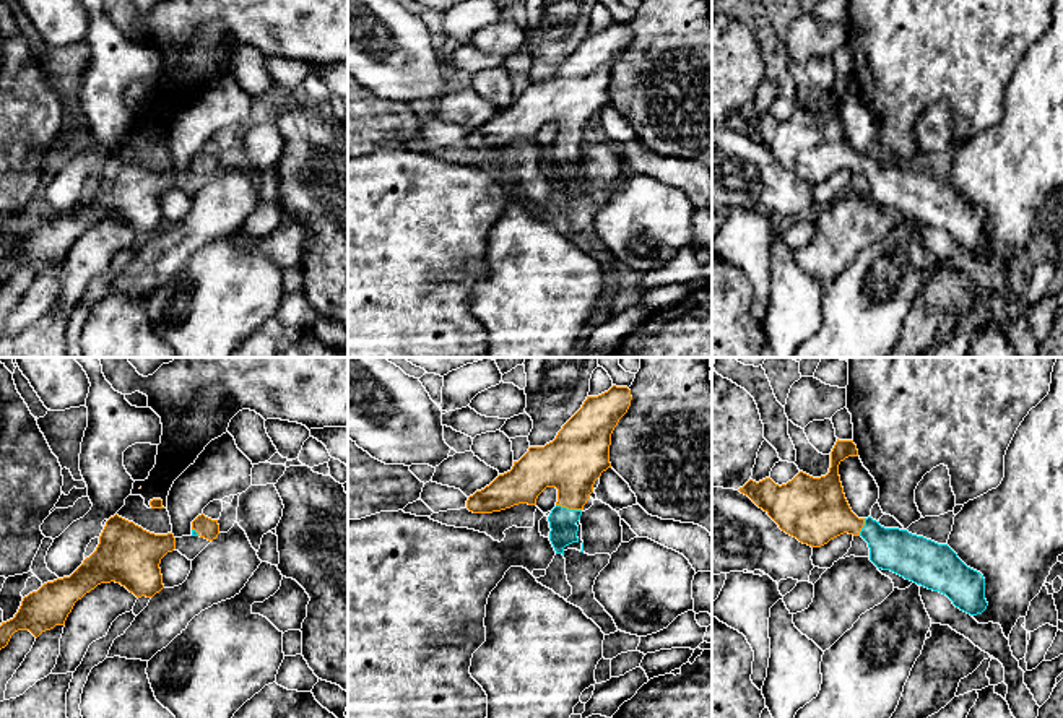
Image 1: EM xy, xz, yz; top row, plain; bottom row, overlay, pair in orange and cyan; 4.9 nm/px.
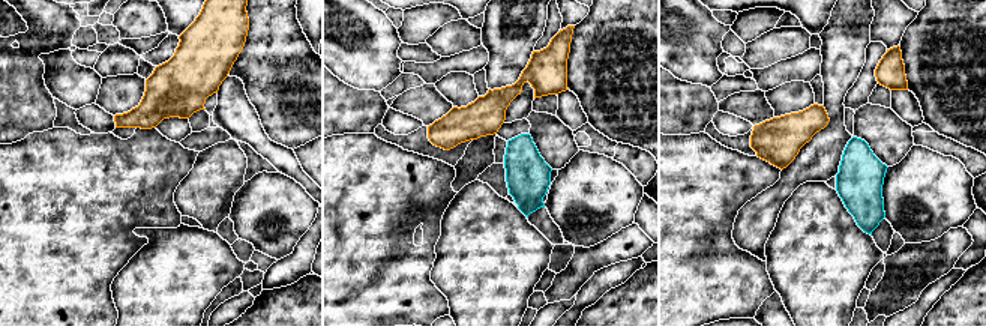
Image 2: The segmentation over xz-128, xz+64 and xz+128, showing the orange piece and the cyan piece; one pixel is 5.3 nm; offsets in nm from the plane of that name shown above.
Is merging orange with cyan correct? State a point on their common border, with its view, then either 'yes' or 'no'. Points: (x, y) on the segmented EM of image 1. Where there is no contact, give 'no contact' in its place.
meets orange in xz at (569, 509); yes

